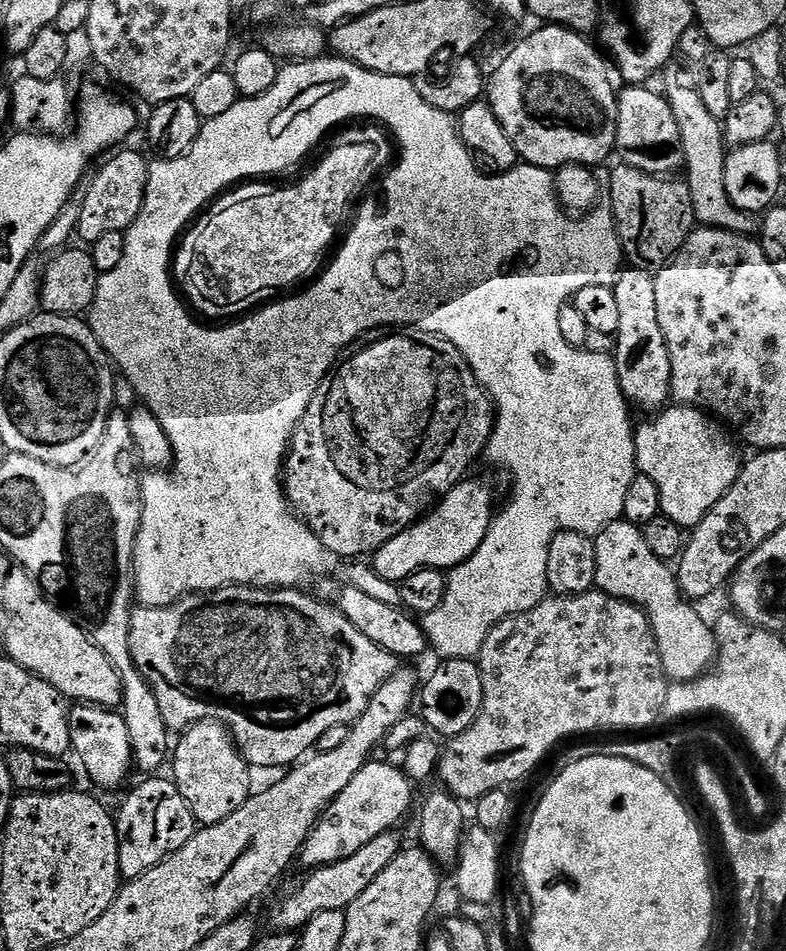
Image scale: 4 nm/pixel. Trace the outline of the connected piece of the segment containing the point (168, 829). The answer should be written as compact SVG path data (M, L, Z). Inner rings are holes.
M144 778L128 796L115 817L118 834L118 862L124 878L135 878L158 866L167 856L173 856L198 830L198 825L186 798L171 779Z

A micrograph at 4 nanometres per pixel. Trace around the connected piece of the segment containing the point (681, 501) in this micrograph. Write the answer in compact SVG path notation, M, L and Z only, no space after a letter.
M669 406L645 420L648 421L641 428L639 425L634 432L637 469L658 486L658 494L662 494L660 511L663 515L686 530L697 528L702 518L706 518L710 509L728 493L730 486L734 486L740 473L742 459L732 445L733 437L709 413L698 408Z

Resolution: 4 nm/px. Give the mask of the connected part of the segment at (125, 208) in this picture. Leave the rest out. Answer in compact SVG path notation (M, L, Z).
M119 152L115 153L117 156L113 160L103 161L105 164L101 166L100 173L93 178L88 193L83 193L84 209L79 231L84 232L88 242L96 241L115 231L127 233L128 227L138 218L144 205L149 161L144 160L140 152Z

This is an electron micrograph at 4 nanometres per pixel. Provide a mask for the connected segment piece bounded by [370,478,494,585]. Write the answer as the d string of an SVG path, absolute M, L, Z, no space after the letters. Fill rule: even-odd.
M472 479L461 480L431 511L376 551L370 560L376 575L399 585L423 568L451 570L466 563L482 546L494 519L491 490L484 488L482 481Z

